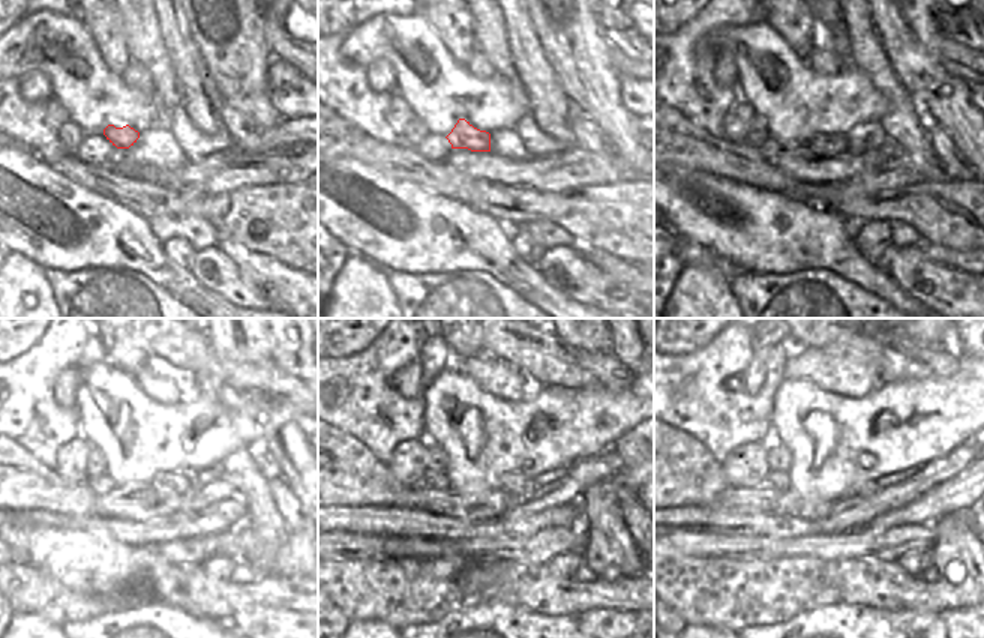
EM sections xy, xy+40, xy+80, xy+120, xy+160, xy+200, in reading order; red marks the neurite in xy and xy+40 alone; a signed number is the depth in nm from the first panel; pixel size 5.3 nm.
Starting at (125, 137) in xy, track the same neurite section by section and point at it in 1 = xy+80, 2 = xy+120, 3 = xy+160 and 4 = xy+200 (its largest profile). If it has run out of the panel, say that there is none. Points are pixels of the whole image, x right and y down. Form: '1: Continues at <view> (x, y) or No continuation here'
1: Continues at xy+80 (824, 143)
2: Continues at xy+120 (177, 482)
3: Continues at xy+160 (512, 482)
4: Continues at xy+200 (867, 488)

